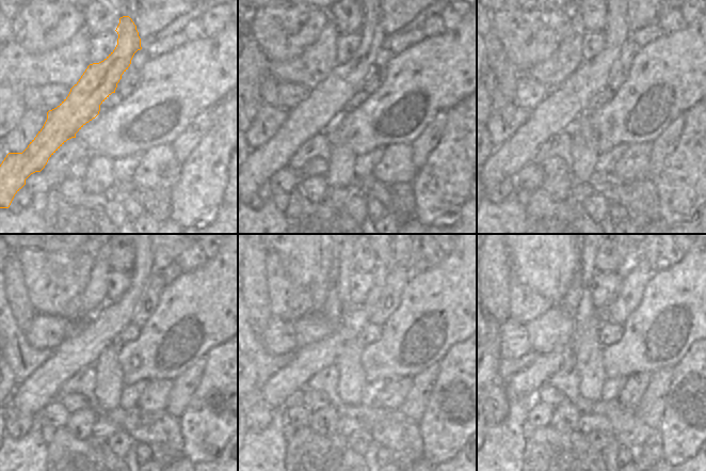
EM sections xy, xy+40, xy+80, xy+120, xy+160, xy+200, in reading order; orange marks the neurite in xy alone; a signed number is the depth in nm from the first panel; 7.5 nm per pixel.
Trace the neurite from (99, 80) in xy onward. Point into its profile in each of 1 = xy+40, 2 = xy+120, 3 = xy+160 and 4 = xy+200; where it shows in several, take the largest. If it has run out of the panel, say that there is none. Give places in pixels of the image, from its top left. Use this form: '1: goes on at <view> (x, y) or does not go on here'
1: goes on at xy+40 (324, 104)
2: goes on at xy+120 (74, 354)
3: goes on at xy+160 (308, 360)
4: goes on at xy+200 (531, 378)

